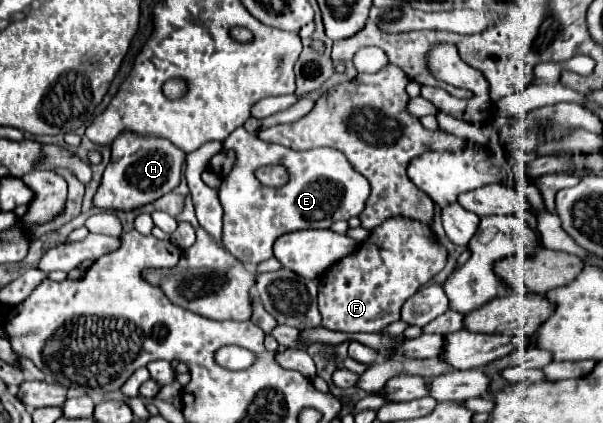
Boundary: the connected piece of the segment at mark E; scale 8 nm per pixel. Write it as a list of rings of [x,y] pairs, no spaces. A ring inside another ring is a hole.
[[[237,127],[227,139],[225,139],[225,149],[235,149],[237,153],[237,163],[233,171],[223,179],[219,187],[218,195],[223,205],[223,247],[235,255],[239,261],[245,263],[261,263],[273,257],[273,243],[277,237],[299,231],[299,229],[329,229],[335,221],[355,217],[363,211],[365,201],[369,197],[369,183],[367,179],[353,171],[345,155],[337,149],[329,147],[319,147],[319,149],[307,149],[307,151],[293,151],[283,145],[275,143],[263,143],[255,135],[251,135],[245,127]],[[261,165],[281,165],[287,169],[287,183],[283,187],[265,187],[257,181],[253,171]]]

